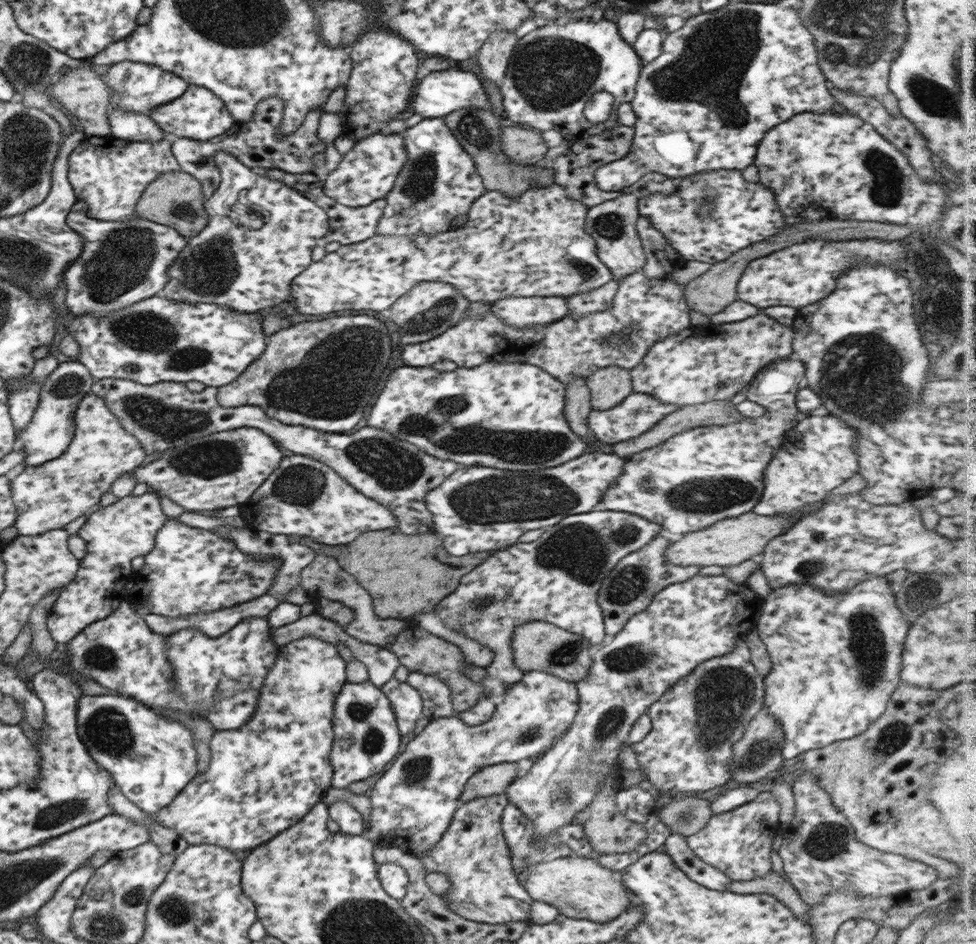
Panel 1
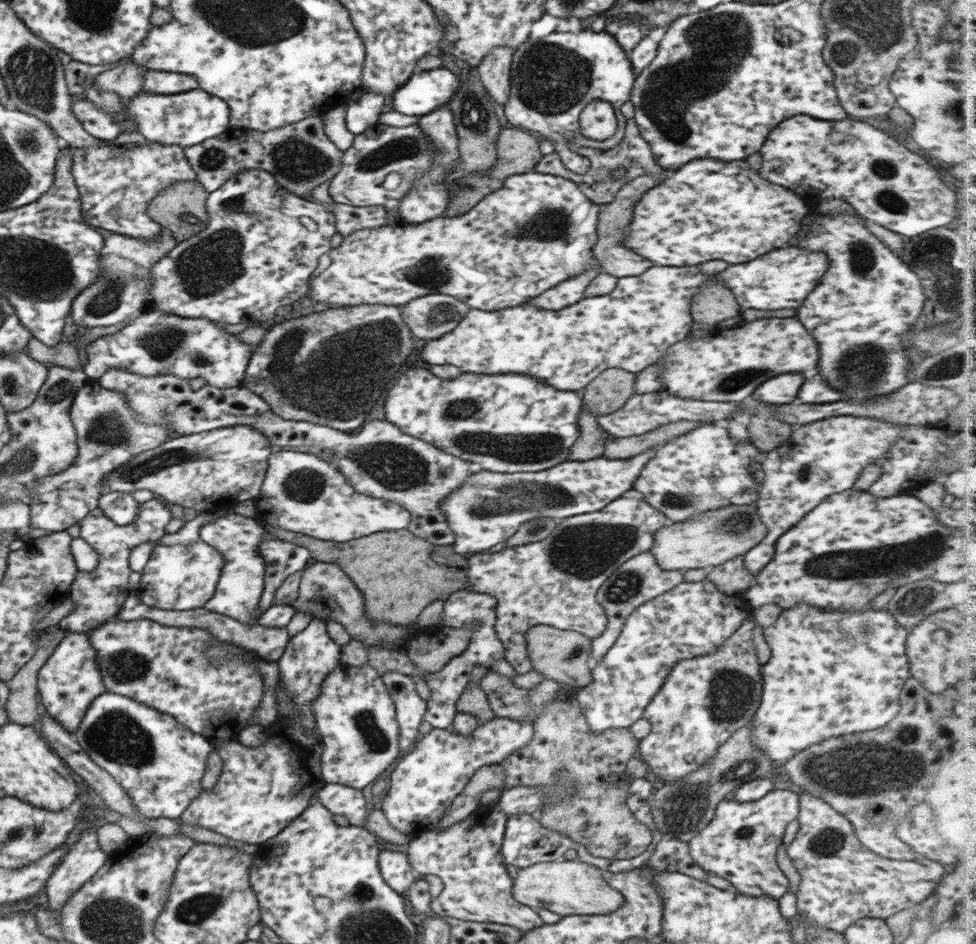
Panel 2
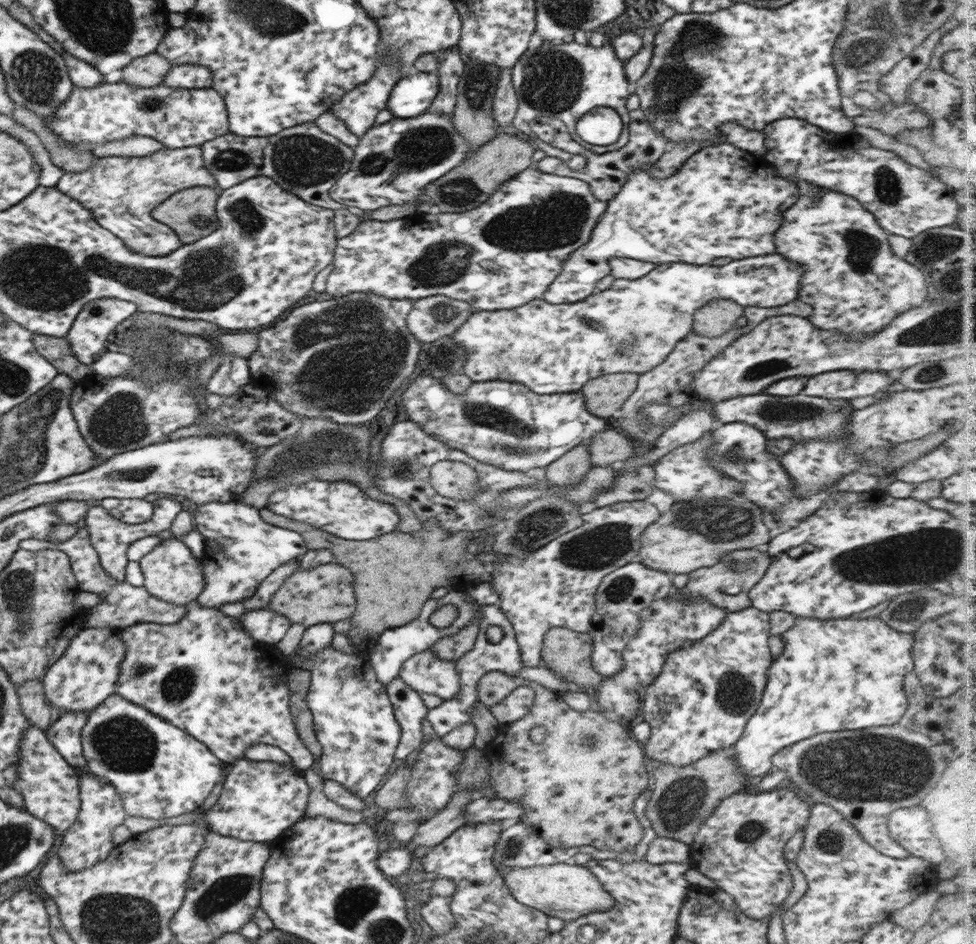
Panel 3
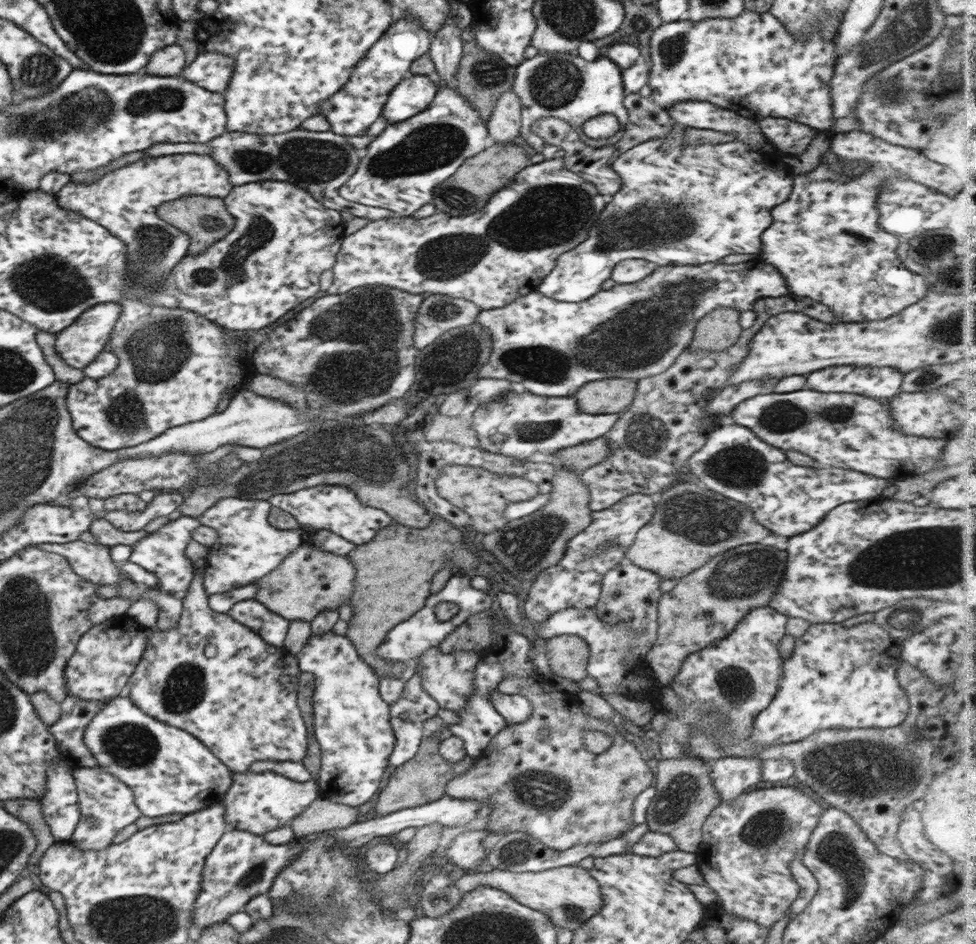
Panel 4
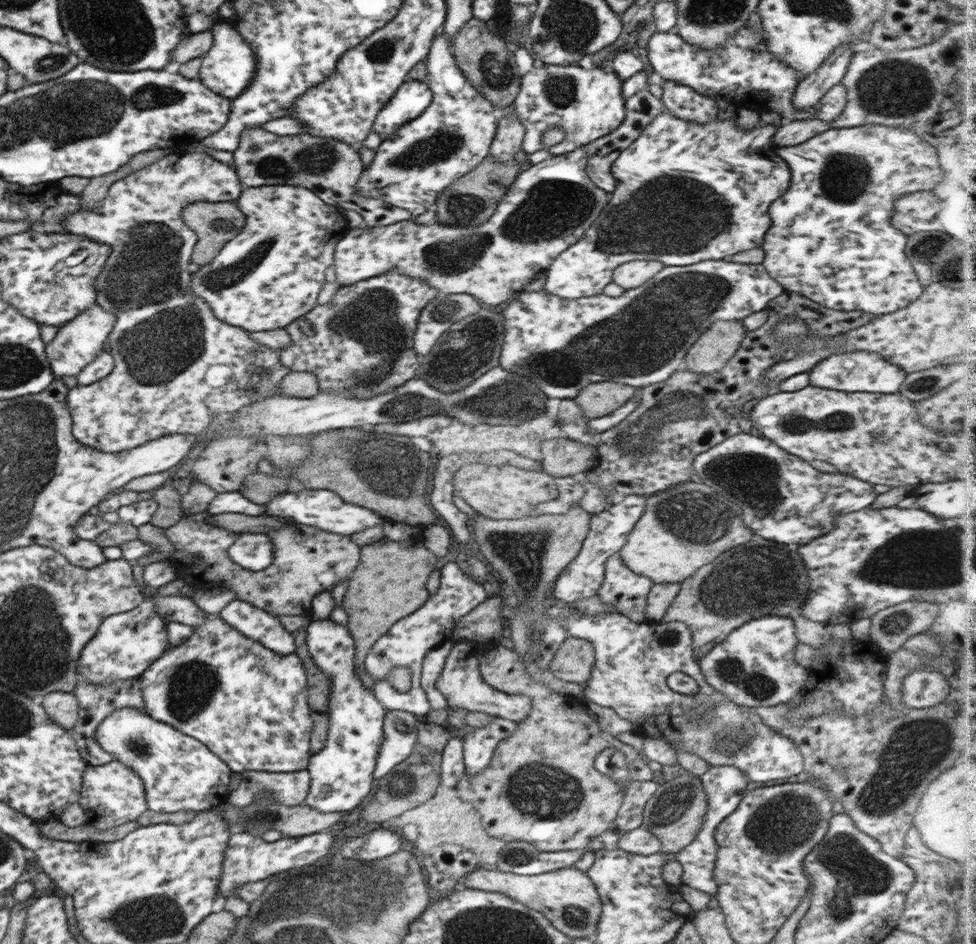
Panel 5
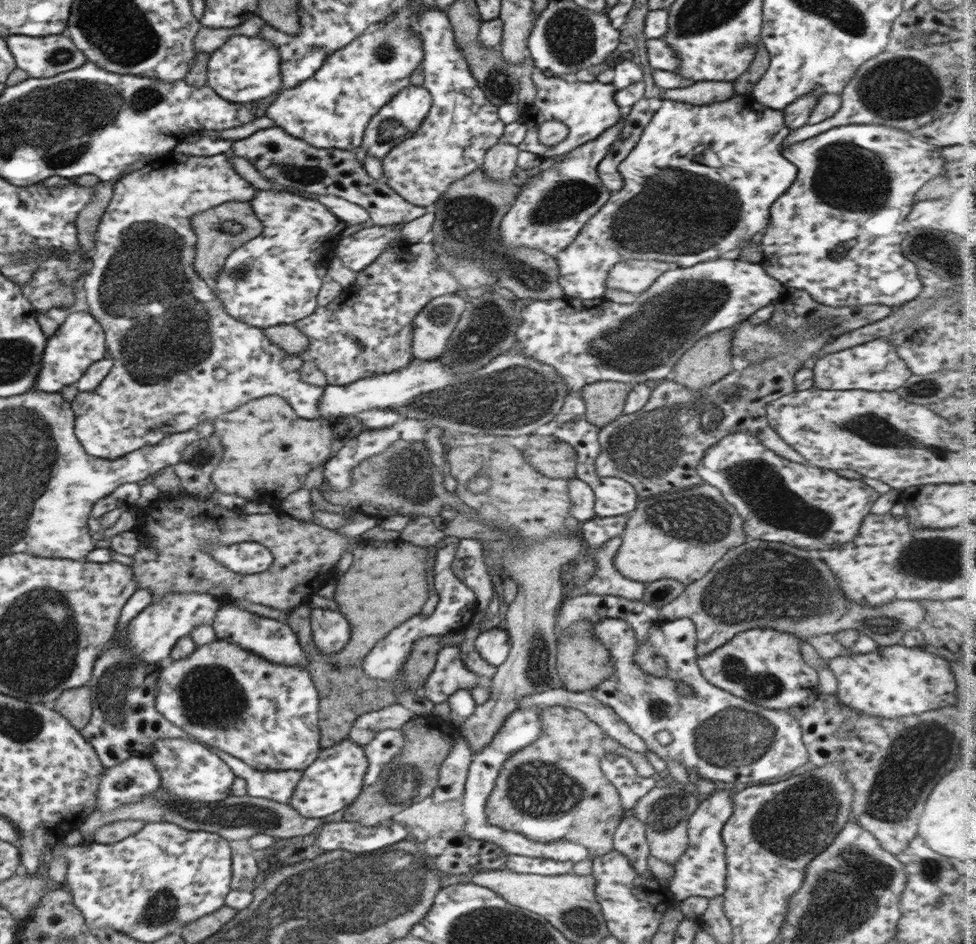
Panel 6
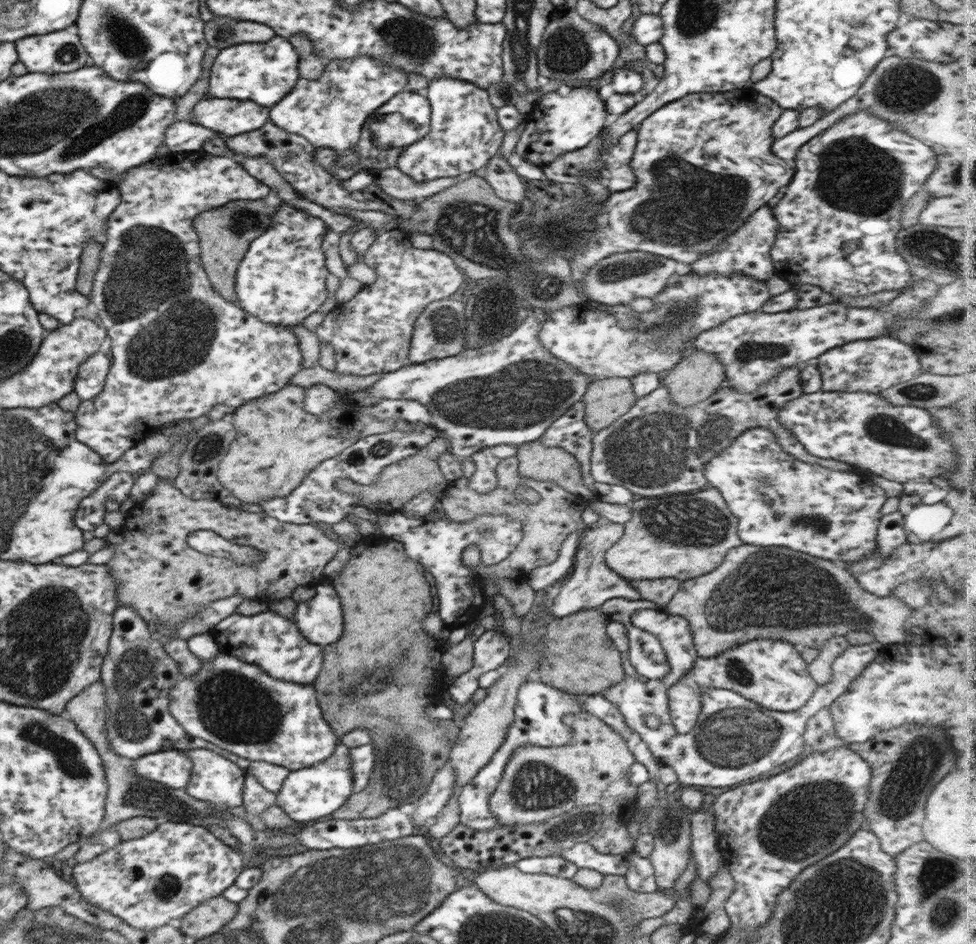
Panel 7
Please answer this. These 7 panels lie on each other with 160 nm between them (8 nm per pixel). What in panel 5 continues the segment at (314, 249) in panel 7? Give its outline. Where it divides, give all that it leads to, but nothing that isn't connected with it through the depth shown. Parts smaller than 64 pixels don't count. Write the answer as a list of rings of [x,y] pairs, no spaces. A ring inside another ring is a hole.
[[[257,186],[257,187],[243,187],[241,196],[234,201],[236,207],[243,213],[245,217],[245,226],[241,228],[241,232],[237,236],[230,238],[219,250],[218,254],[213,257],[211,262],[203,266],[195,266],[191,269],[189,279],[189,291],[191,295],[199,297],[203,303],[207,304],[212,310],[213,316],[228,324],[229,326],[236,326],[246,330],[247,332],[259,332],[271,329],[284,328],[293,322],[293,319],[299,318],[302,314],[309,312],[315,305],[316,299],[327,280],[325,278],[325,270],[333,264],[333,253],[335,245],[340,238],[350,231],[348,224],[343,218],[338,207],[327,205],[323,203],[315,194],[301,186]]]

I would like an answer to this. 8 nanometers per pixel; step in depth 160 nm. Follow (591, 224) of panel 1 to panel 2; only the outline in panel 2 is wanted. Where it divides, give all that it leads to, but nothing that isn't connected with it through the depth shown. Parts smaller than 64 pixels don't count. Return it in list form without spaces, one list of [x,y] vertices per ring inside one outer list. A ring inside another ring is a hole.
[[[663,171],[659,175],[644,175],[627,182],[621,186],[617,192],[615,199],[598,208],[597,218],[597,238],[596,243],[593,245],[592,254],[596,262],[602,267],[602,272],[615,278],[624,276],[633,276],[644,273],[649,267],[653,265],[650,260],[643,258],[641,255],[635,254],[631,249],[628,249],[623,243],[619,243],[623,239],[623,229],[629,225],[631,221],[632,210],[639,201],[639,197],[643,195],[648,189],[653,189],[653,186],[658,185],[662,180],[665,180],[672,174],[671,171]]]

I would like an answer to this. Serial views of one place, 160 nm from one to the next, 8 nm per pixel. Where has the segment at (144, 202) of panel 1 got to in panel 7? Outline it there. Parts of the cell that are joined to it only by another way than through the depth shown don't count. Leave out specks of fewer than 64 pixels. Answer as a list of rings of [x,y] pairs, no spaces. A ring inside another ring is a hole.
[[[262,199],[237,200],[200,212],[193,218],[192,226],[198,237],[200,263],[212,286],[211,290],[219,295],[219,298],[237,304],[237,297],[233,291],[235,269],[249,243],[269,228],[270,216],[275,209],[265,205]]]

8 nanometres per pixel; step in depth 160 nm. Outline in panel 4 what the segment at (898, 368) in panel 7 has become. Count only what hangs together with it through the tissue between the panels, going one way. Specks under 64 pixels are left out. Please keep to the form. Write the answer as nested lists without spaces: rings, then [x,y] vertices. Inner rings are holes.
[[[829,366],[805,376],[807,390],[888,399],[900,393],[902,373],[889,366]]]

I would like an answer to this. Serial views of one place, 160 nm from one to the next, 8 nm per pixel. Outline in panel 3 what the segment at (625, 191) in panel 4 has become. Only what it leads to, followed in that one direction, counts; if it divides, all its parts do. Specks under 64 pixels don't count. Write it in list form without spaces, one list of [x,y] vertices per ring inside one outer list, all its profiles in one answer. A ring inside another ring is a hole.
[[[707,145],[690,154],[671,177],[653,179],[647,173],[652,166],[645,164],[637,173],[627,177],[618,194],[607,202],[588,241],[568,254],[560,273],[547,285],[541,297],[543,301],[561,305],[579,302],[594,294],[595,283],[610,274],[608,258],[625,257],[654,265],[680,262],[701,266],[709,265],[714,258],[730,258],[732,261],[775,253],[773,235],[781,227],[784,210],[797,201],[798,188],[796,181],[775,176],[773,167],[769,167],[761,155],[733,145]]]

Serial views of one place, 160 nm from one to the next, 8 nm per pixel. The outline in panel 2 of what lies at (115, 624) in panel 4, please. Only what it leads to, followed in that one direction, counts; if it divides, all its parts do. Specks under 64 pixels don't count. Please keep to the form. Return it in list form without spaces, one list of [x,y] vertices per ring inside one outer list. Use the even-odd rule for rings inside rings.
[[[67,632],[57,644],[51,657],[44,662],[36,676],[37,692],[47,716],[57,721],[73,737],[78,724],[91,704],[103,692],[101,675],[97,671],[97,653],[89,644],[85,632]]]

